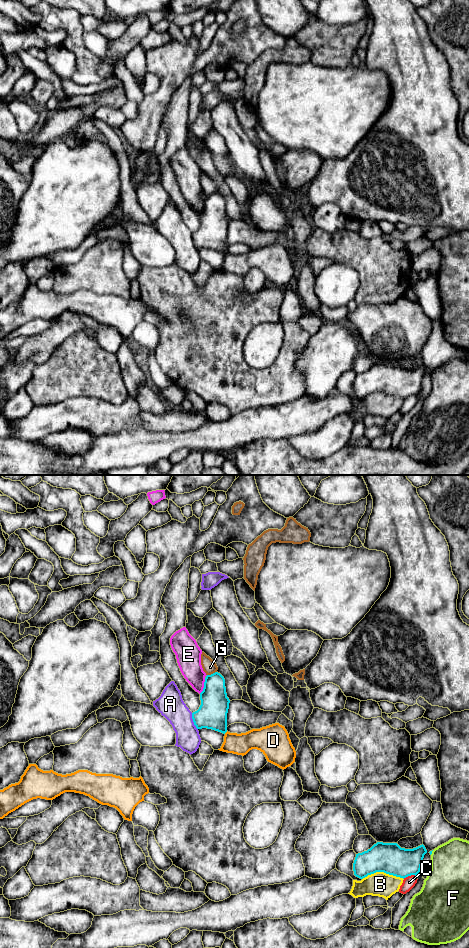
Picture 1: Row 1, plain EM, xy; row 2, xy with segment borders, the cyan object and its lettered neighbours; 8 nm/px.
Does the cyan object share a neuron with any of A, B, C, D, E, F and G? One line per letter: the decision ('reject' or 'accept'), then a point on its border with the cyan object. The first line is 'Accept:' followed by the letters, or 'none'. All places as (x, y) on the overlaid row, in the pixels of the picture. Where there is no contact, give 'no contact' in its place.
Accept: none
A: reject | xy (193, 721)
B: reject | xy (382, 871)
C: reject | xy (409, 875)
D: reject | xy (225, 732)
E: reject | xy (204, 686)
F: reject | xy (431, 852)
G: reject | xy (211, 674)

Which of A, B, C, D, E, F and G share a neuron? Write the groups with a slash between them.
A / B / C / D / E / F / G

